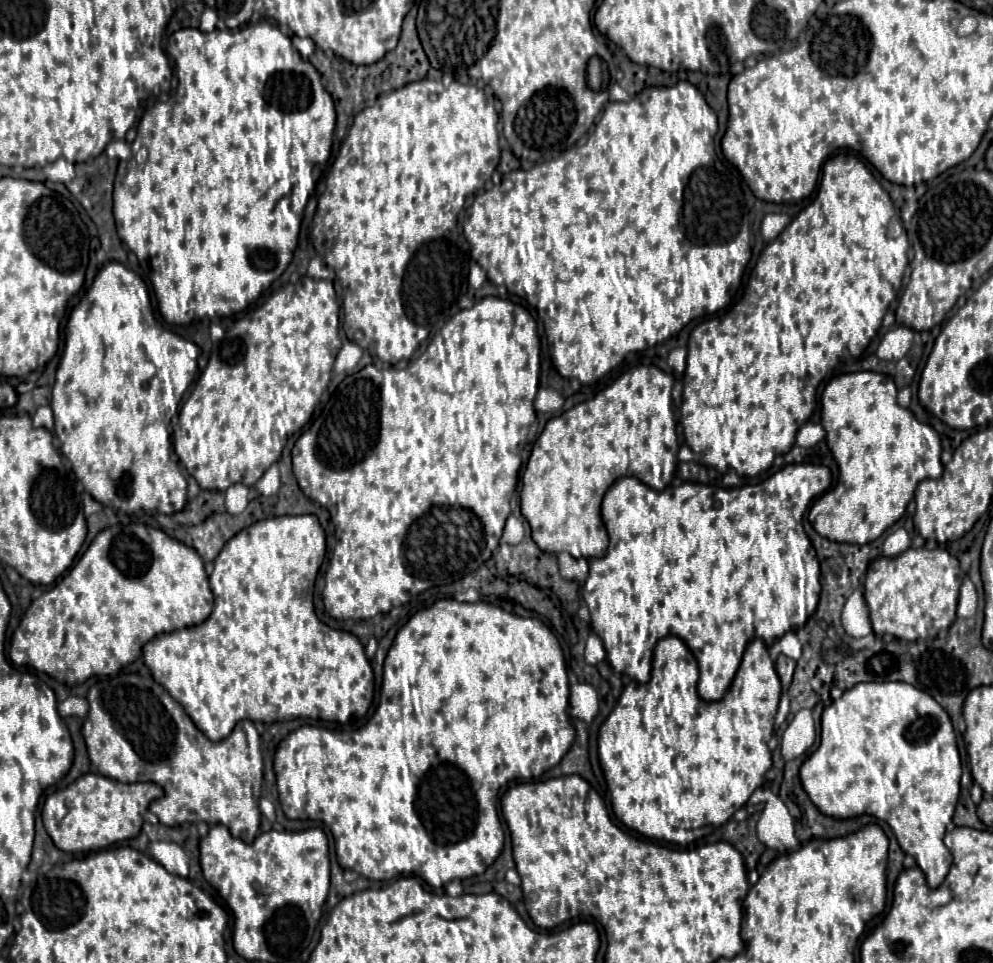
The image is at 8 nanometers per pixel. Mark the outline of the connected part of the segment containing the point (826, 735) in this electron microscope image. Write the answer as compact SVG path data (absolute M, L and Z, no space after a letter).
M867 682L867 684L857 684L855 688L843 692L843 696L839 700L831 702L831 706L827 706L823 710L821 716L821 744L803 762L803 766L799 770L799 776L801 776L801 784L803 784L805 792L809 794L811 802L819 808L821 814L825 814L829 818L851 818L851 816L869 814L869 816L875 816L877 820L887 822L891 826L893 834L897 836L897 842L903 848L903 852L909 854L909 856L913 856L915 862L917 862L917 866L923 870L923 874L927 878L927 886L931 890L939 888L939 884L945 880L945 876L947 876L947 872L949 872L949 868L953 864L951 852L943 844L943 836L945 836L947 824L952 822L955 806L957 806L961 791L961 758L957 747L957 740L955 740L955 732L953 732L953 726L951 726L951 718L929 694L925 694L925 692L913 688L911 684L905 684L905 682Z

